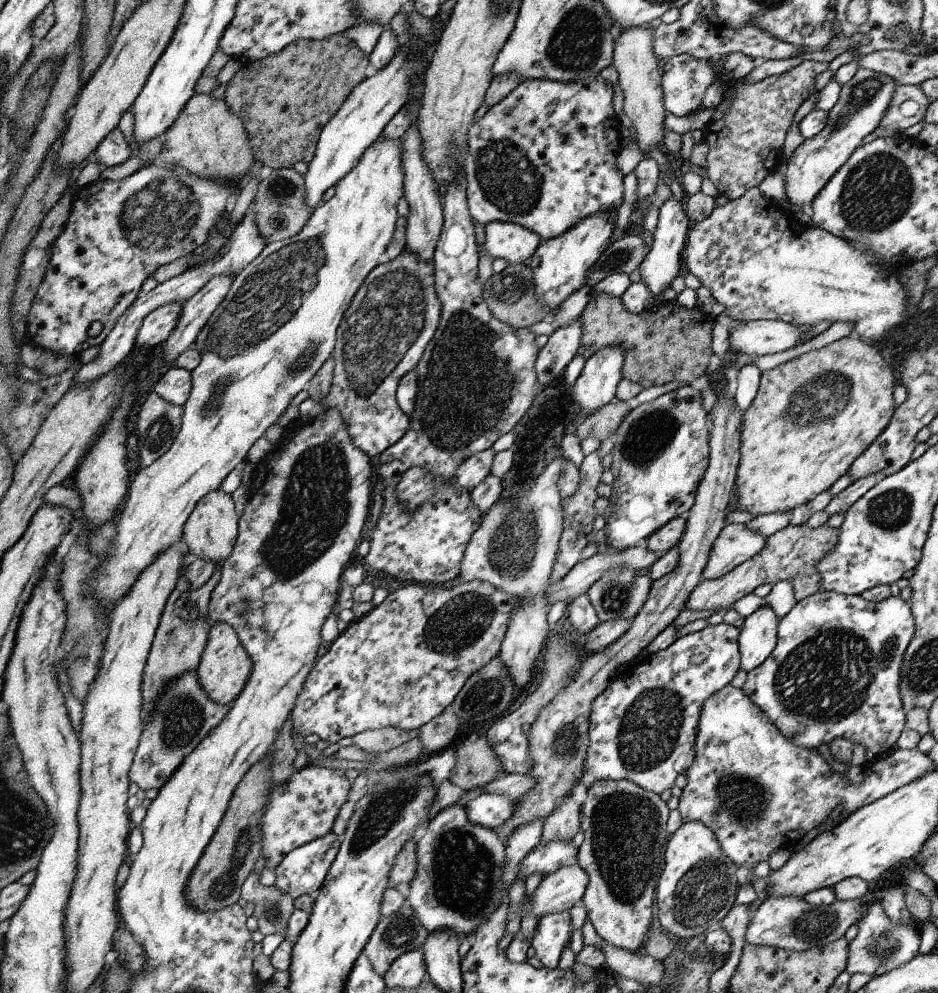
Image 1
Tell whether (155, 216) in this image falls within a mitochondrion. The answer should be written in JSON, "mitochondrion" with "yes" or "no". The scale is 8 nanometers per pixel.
{"mitochondrion":"yes"}

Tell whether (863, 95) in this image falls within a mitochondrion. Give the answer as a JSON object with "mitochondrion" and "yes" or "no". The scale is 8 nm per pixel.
{"mitochondrion":"yes"}

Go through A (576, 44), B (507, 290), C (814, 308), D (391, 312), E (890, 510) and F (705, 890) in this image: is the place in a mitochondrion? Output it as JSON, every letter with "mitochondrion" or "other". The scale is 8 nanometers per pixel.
{"A":"mitochondrion","B":"mitochondrion","C":"other","D":"mitochondrion","E":"mitochondrion","F":"mitochondrion"}

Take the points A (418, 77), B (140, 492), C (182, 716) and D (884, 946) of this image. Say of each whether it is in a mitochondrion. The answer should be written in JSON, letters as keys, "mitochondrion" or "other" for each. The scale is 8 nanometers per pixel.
{"A":"other","B":"other","C":"mitochondrion","D":"mitochondrion"}

